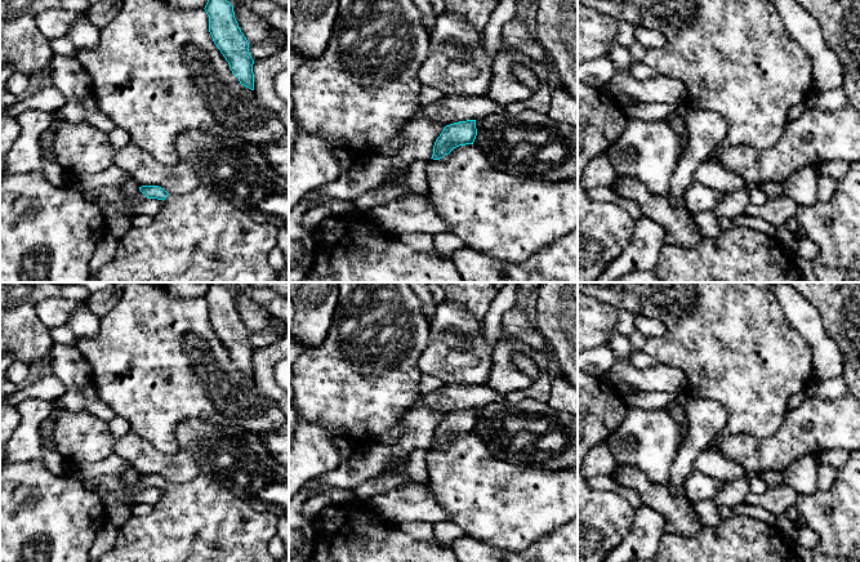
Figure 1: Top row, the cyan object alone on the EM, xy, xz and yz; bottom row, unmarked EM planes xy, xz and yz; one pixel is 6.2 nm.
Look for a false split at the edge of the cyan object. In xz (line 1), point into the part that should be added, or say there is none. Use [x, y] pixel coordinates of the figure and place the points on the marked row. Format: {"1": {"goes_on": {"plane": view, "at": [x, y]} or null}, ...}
{"1": {"goes_on": null}}

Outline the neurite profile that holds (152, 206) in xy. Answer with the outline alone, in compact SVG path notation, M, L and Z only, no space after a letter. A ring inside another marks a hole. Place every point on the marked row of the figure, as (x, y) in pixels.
M150 199L150 200L141 202L139 205L125 209L122 211L122 215L129 217L129 218L134 215L155 217L159 214L161 208L162 208L162 200Z

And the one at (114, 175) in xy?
M111 164L103 171L95 174L85 174L77 179L66 179L66 186L76 188L81 192L88 192L90 189L95 189L104 186L116 186L121 187L132 179L129 174L117 166L116 164Z

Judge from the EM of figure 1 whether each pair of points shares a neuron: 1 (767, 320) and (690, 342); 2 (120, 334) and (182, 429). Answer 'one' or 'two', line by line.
1: one
2: two

